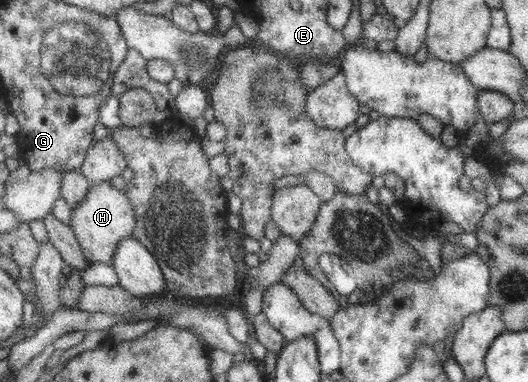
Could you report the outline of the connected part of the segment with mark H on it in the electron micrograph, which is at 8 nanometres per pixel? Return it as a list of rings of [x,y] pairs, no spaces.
[[[108,181],[91,184],[84,201],[72,208],[71,228],[85,258],[92,263],[110,265],[116,257],[117,246],[136,232],[136,212],[128,193],[112,186]]]

